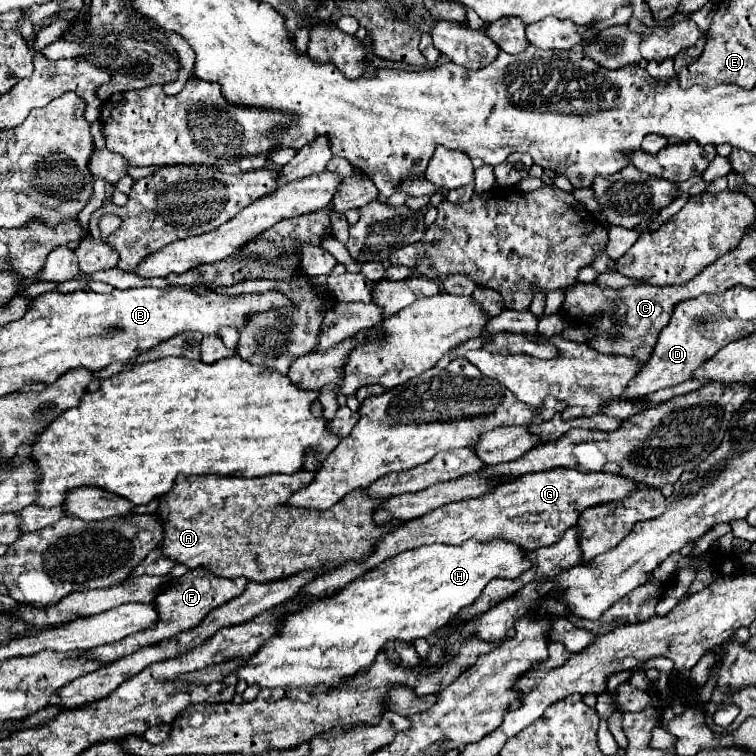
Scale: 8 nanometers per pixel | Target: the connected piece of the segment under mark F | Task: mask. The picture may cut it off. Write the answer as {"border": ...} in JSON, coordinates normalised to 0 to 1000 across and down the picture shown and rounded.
{"border":[[[259,750],[259,753],[251,753],[249,758],[243,758],[241,763],[235,766],[228,766],[228,776],[222,776],[222,782],[214,782],[204,798],[206,798],[206,806],[209,806],[209,821],[201,832],[193,832],[193,835],[185,835],[185,837],[175,837],[169,840],[167,845],[159,845],[153,851],[143,851],[143,853],[132,853],[132,856],[124,856],[124,858],[116,858],[111,861],[114,869],[119,872],[130,872],[130,874],[153,874],[164,866],[172,866],[177,861],[183,861],[185,856],[190,853],[204,853],[204,851],[212,851],[217,845],[225,845],[241,835],[249,835],[254,829],[259,829],[272,813],[275,808],[280,808],[283,803],[288,800],[296,800],[299,795],[304,795],[307,790],[315,790],[317,784],[323,784],[328,769],[307,769],[307,766],[294,766],[294,763],[286,763],[280,761],[278,755],[267,753],[267,750]]]}

